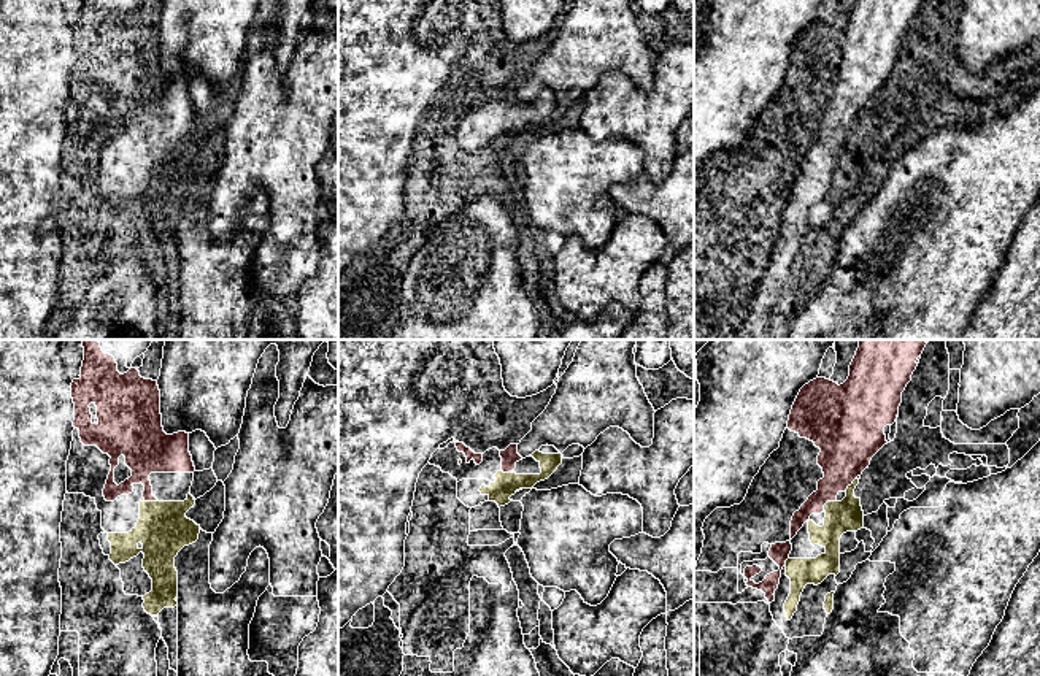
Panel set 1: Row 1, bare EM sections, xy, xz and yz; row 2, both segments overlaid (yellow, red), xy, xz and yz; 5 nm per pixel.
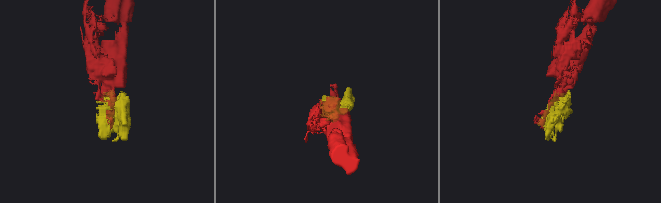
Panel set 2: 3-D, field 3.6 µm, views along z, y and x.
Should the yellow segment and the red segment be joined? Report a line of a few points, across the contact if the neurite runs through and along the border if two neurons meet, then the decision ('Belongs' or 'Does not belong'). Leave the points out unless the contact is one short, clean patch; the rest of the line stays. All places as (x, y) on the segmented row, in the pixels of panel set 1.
Belongs

